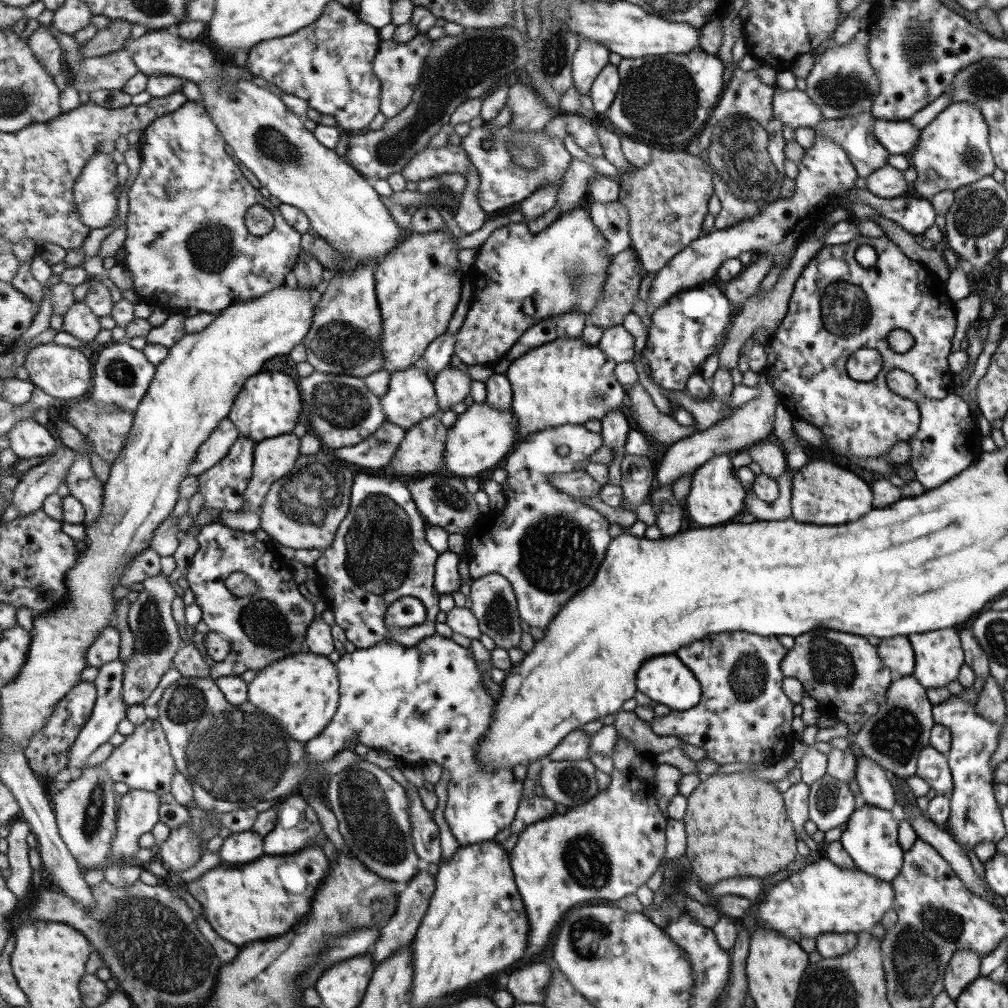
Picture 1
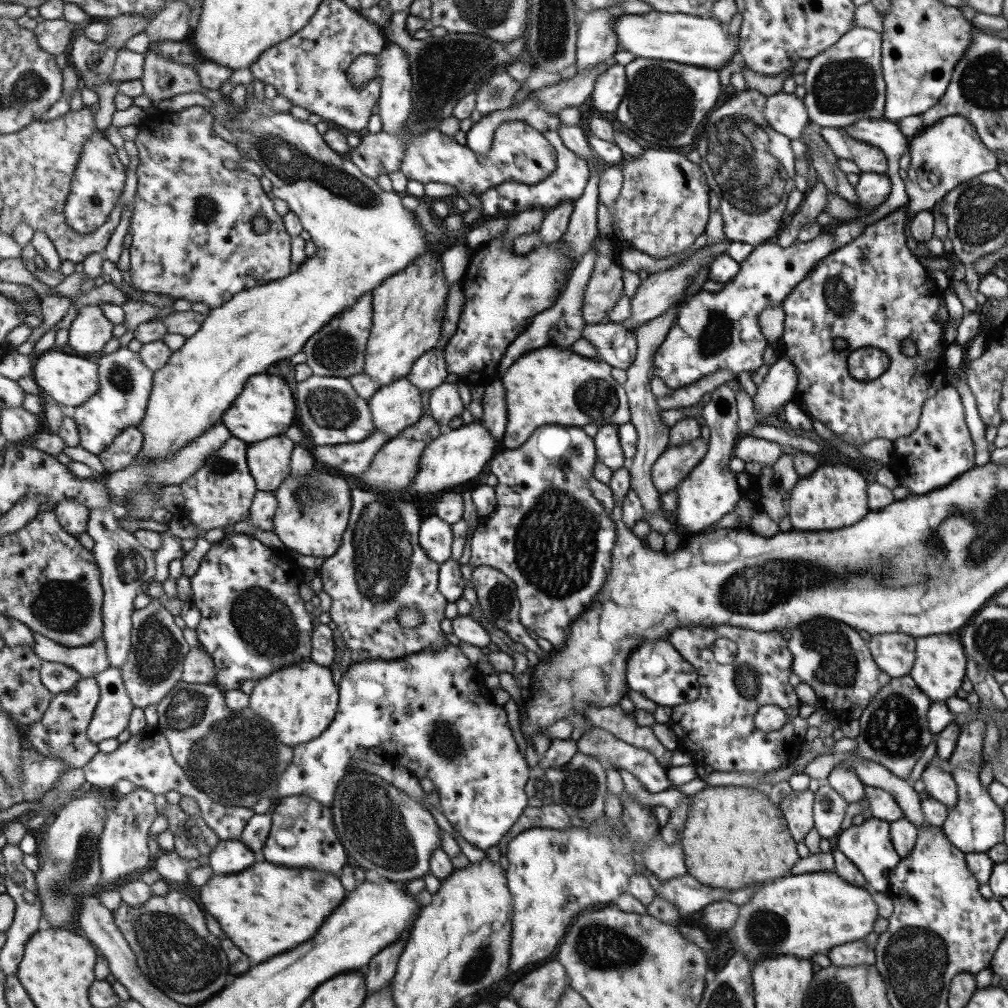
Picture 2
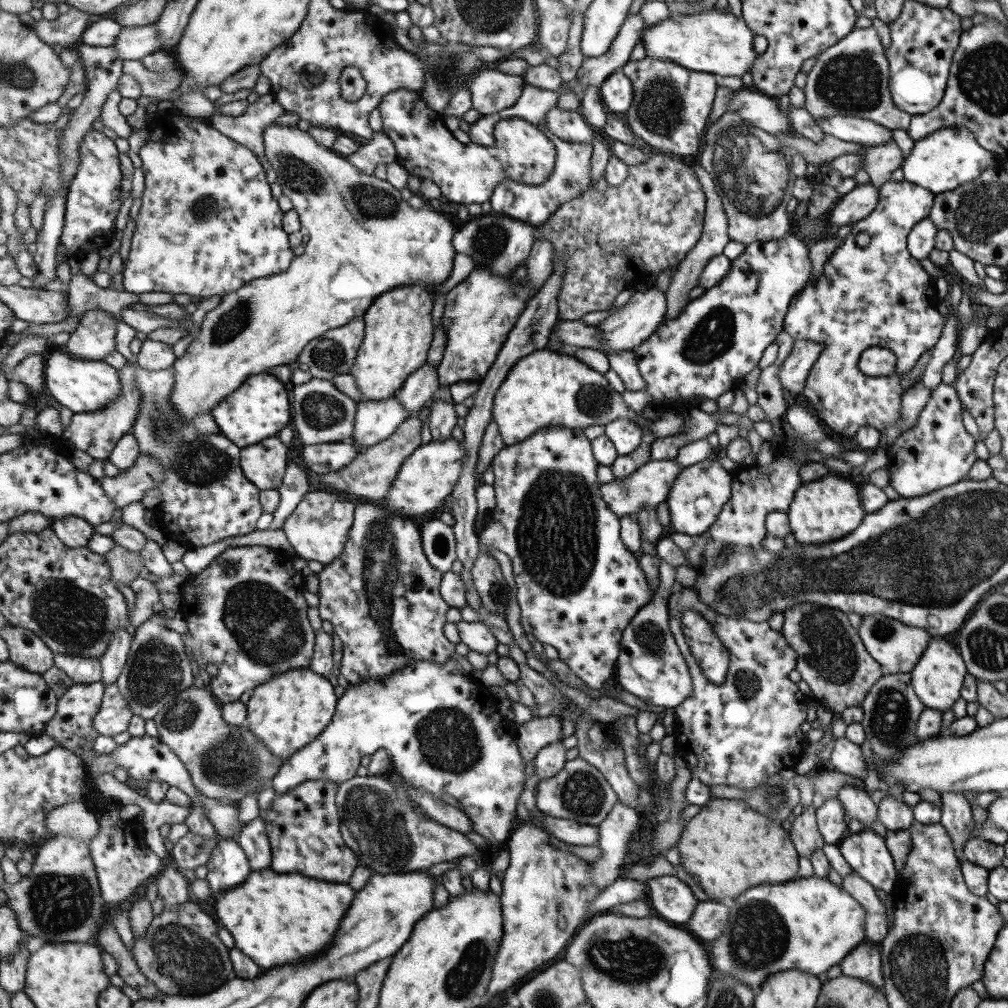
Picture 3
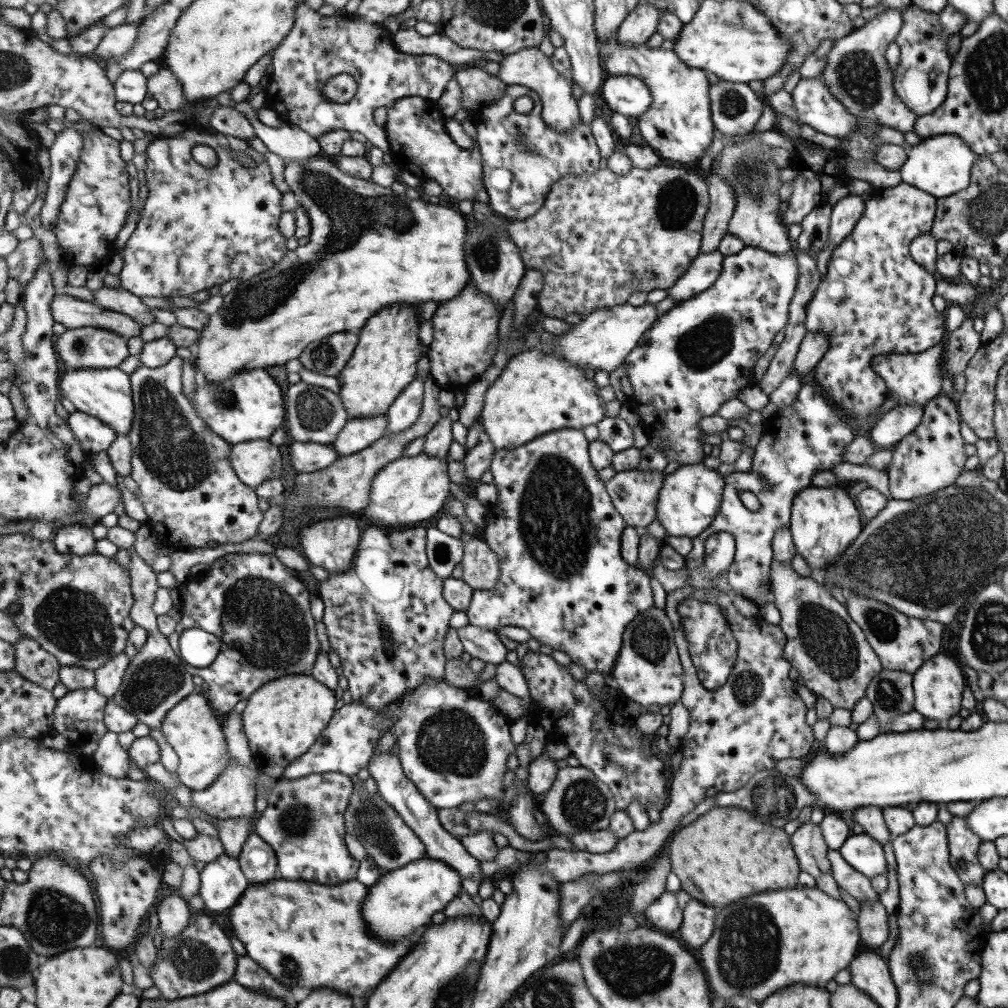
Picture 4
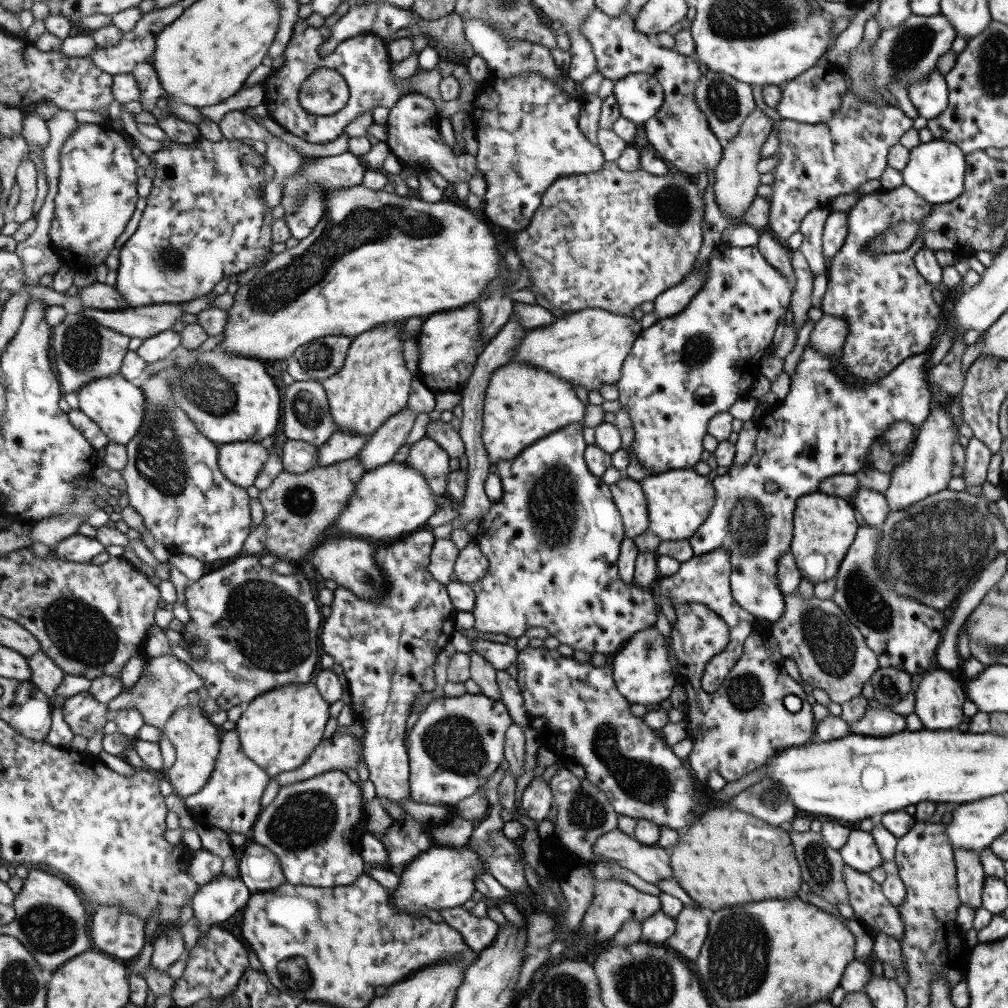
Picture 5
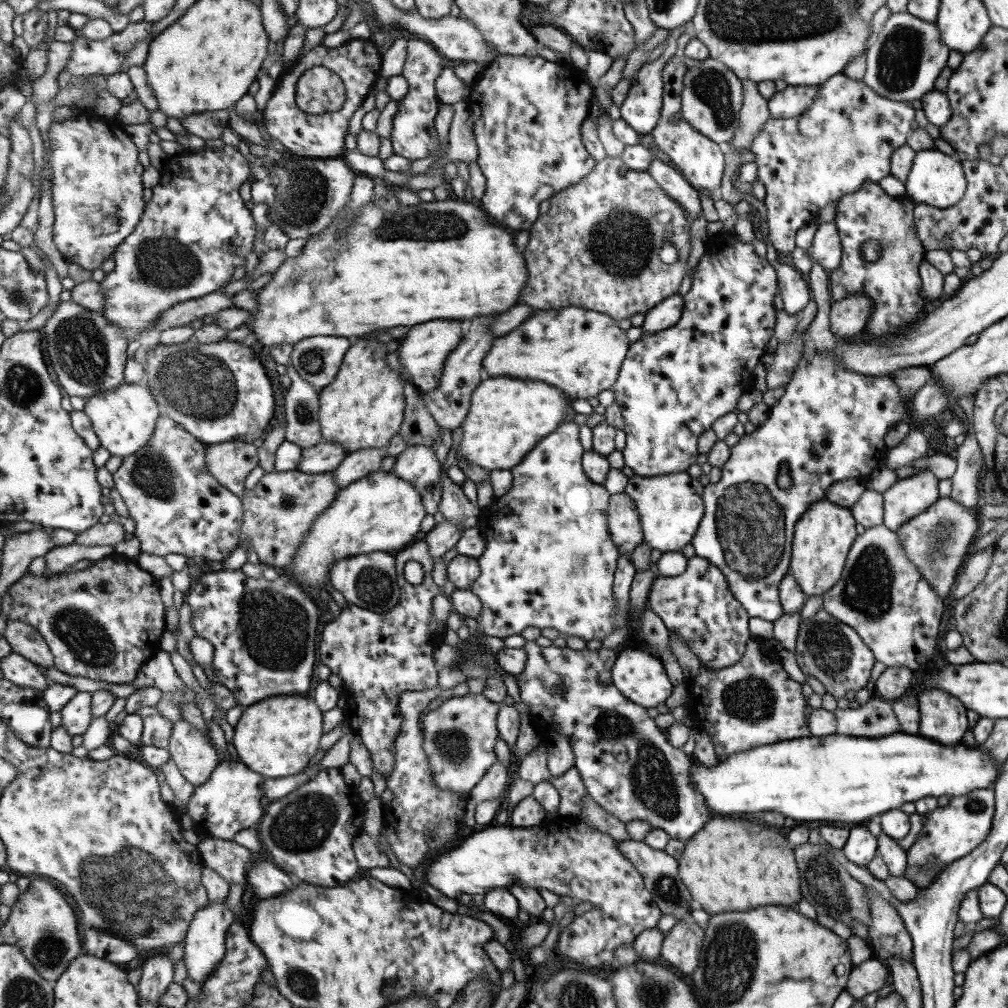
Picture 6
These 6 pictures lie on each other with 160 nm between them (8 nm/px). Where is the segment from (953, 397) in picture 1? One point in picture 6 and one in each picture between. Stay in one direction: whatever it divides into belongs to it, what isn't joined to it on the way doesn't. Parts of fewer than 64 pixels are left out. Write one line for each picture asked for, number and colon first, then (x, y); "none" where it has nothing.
2: (939, 449)
3: (935, 452)
4: (931, 457)
5: (925, 469)
6: (906, 497)

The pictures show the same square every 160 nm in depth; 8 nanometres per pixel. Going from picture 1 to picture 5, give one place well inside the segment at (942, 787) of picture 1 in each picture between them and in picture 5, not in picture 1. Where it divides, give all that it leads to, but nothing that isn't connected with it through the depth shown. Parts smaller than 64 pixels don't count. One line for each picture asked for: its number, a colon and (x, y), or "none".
2: (939, 785)
3: (955, 814)
4: (962, 844)
5: (969, 874)

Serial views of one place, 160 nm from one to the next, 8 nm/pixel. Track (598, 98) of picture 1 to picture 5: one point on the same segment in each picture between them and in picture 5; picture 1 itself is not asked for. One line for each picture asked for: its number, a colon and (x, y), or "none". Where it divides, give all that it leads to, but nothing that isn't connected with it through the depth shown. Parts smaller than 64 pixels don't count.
2: (611, 87)
3: (617, 91)
4: (628, 95)
5: (640, 95)

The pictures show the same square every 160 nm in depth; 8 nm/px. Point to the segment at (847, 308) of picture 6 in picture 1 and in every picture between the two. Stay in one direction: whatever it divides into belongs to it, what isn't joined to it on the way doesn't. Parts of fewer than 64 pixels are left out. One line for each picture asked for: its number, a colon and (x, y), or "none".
1: (752, 422)
2: (777, 386)
3: (792, 375)
4: (813, 346)
5: (828, 334)

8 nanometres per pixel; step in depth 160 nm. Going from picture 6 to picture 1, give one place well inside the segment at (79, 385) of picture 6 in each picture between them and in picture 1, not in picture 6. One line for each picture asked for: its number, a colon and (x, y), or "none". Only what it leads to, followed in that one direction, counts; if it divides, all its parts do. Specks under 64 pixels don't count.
1: (80, 321)
2: (91, 331)
3: (94, 339)
4: (89, 347)
5: (85, 350)

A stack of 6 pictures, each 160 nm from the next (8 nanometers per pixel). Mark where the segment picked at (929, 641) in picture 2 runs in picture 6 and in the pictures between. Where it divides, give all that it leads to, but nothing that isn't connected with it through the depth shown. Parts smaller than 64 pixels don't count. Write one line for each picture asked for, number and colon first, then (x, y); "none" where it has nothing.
3: (936, 678)
4: (937, 685)
5: (938, 698)
6: (941, 717)

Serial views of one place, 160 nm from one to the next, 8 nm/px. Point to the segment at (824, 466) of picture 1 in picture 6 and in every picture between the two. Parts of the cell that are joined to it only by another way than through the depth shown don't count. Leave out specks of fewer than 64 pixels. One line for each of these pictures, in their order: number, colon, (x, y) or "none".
2: (832, 496)
3: (826, 509)
4: (823, 520)
5: (823, 526)
6: (822, 535)

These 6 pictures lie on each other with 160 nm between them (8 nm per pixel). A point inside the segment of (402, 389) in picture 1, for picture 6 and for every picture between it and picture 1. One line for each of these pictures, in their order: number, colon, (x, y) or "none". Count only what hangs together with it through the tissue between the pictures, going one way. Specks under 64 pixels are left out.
2: (399, 405)
3: (376, 421)
4: (359, 434)
5: (343, 446)
6: (325, 457)

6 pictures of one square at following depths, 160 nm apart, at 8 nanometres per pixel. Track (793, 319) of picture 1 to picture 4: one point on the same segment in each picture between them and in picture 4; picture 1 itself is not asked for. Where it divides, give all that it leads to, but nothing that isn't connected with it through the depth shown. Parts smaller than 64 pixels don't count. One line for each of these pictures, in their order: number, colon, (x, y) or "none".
2: (872, 292)
3: (879, 296)
4: (874, 299)

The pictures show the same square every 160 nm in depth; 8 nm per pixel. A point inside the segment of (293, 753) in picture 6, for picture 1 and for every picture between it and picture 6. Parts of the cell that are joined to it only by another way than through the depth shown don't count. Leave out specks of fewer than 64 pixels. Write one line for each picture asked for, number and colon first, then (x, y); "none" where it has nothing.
1: (303, 692)
2: (302, 701)
3: (287, 713)
4: (283, 720)
5: (280, 730)

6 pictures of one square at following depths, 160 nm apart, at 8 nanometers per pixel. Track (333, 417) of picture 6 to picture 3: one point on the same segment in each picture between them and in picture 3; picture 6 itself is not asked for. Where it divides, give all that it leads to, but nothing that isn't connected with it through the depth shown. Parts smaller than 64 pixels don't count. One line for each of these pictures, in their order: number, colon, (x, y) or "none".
3: (399, 327)
4: (385, 363)
5: (375, 383)

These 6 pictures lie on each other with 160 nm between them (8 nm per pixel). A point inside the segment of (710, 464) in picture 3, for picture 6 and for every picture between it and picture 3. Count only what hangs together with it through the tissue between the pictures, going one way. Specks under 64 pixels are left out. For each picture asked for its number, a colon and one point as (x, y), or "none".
4: (688, 503)
5: (680, 501)
6: (671, 506)

